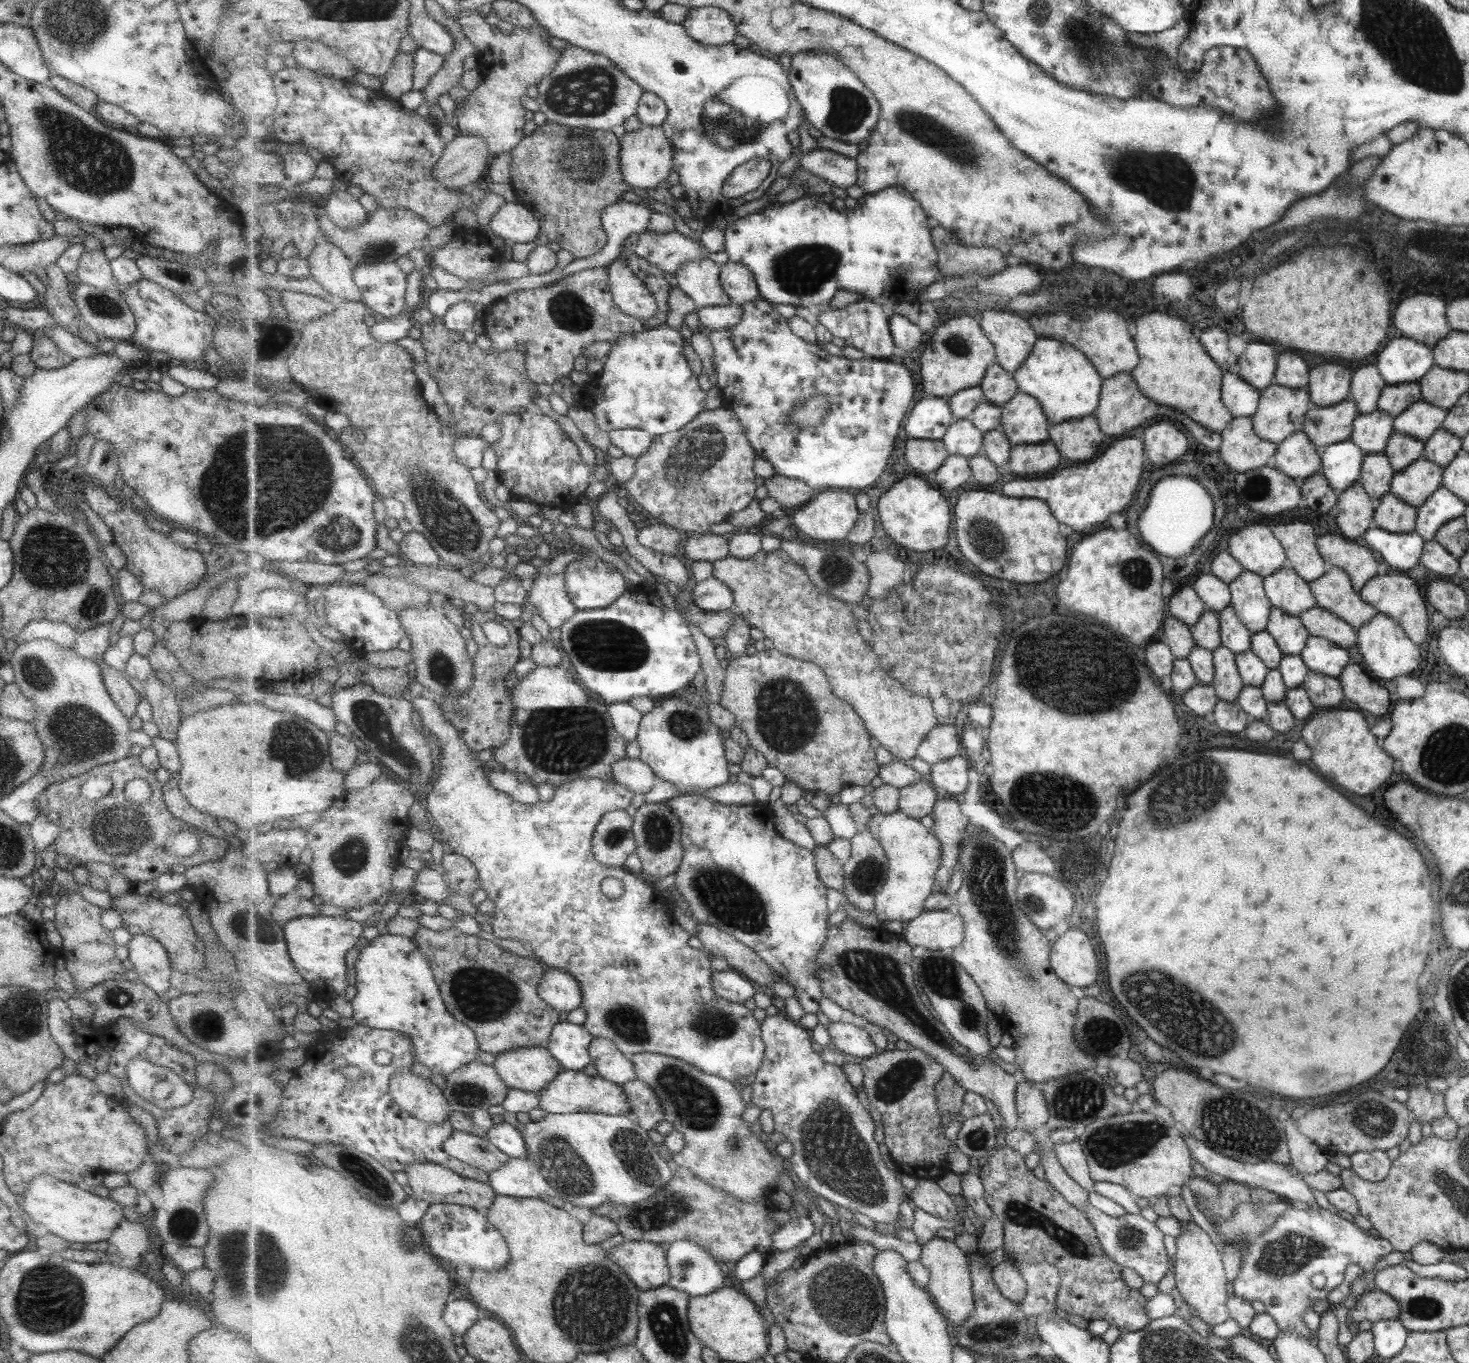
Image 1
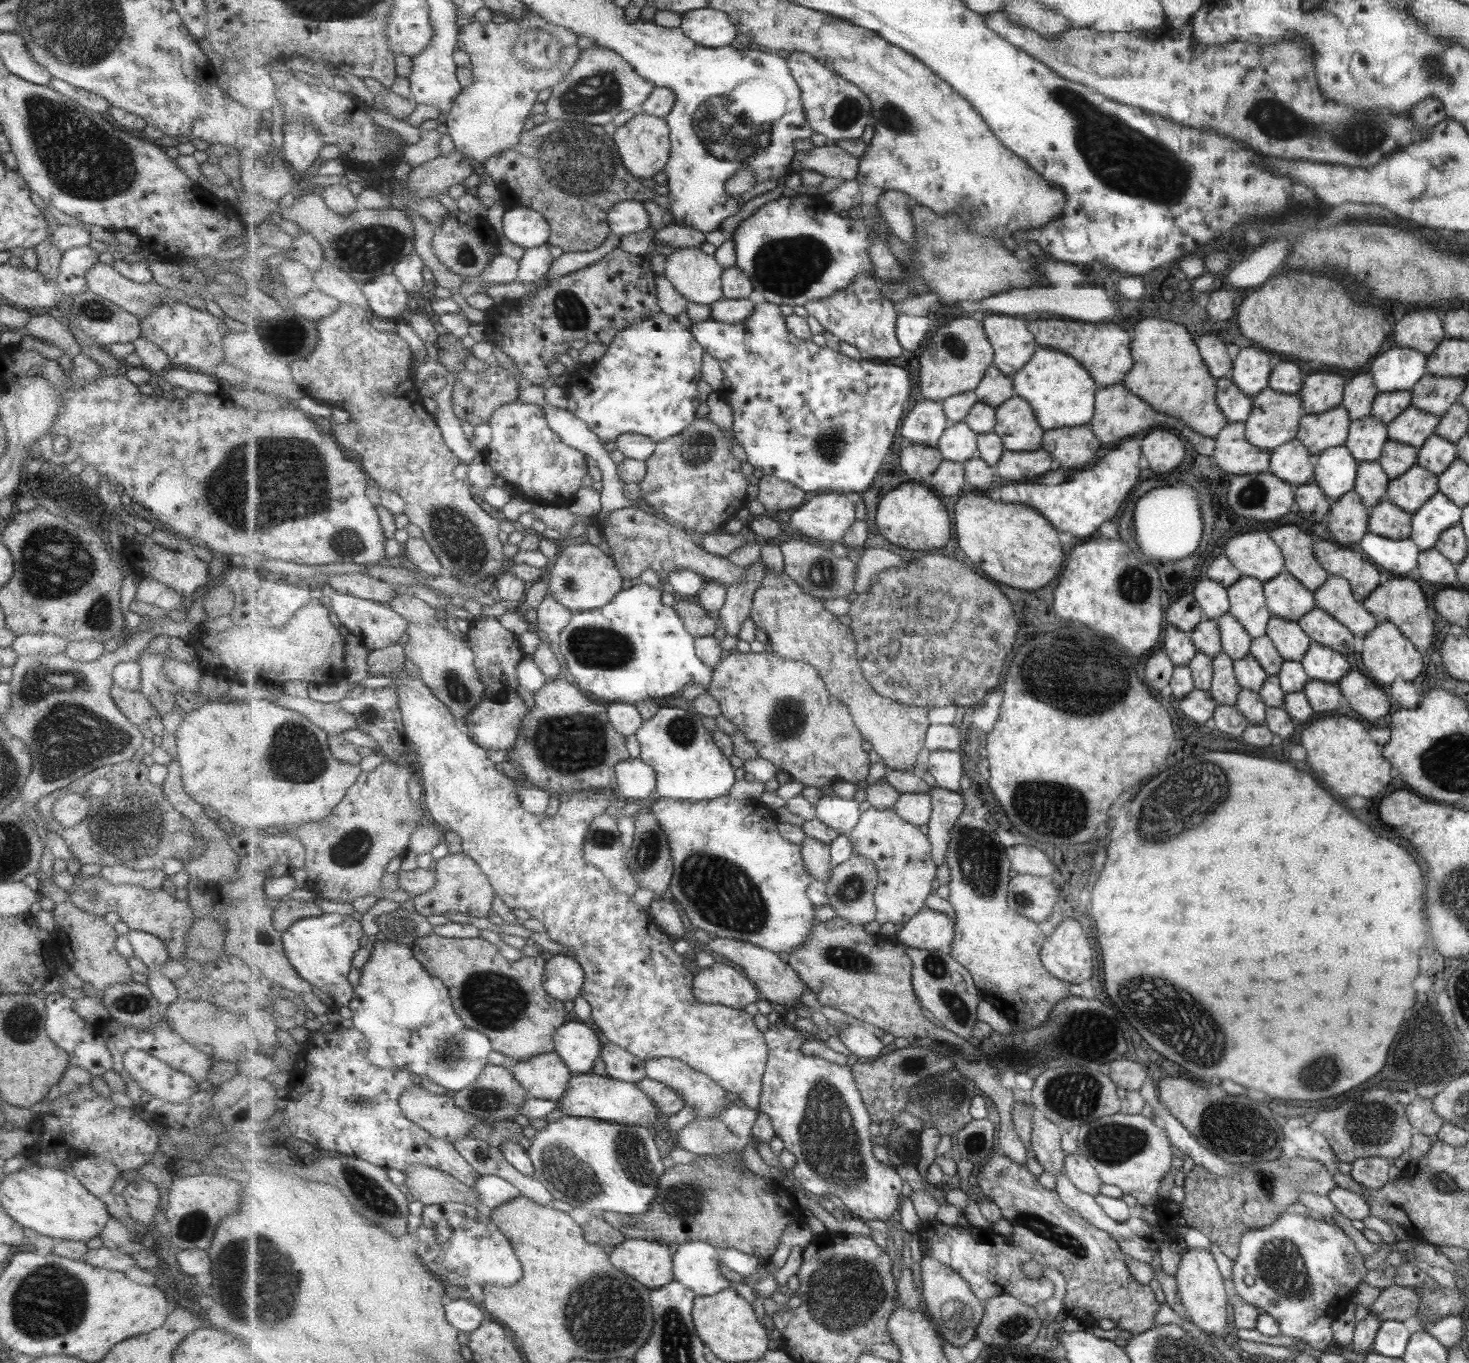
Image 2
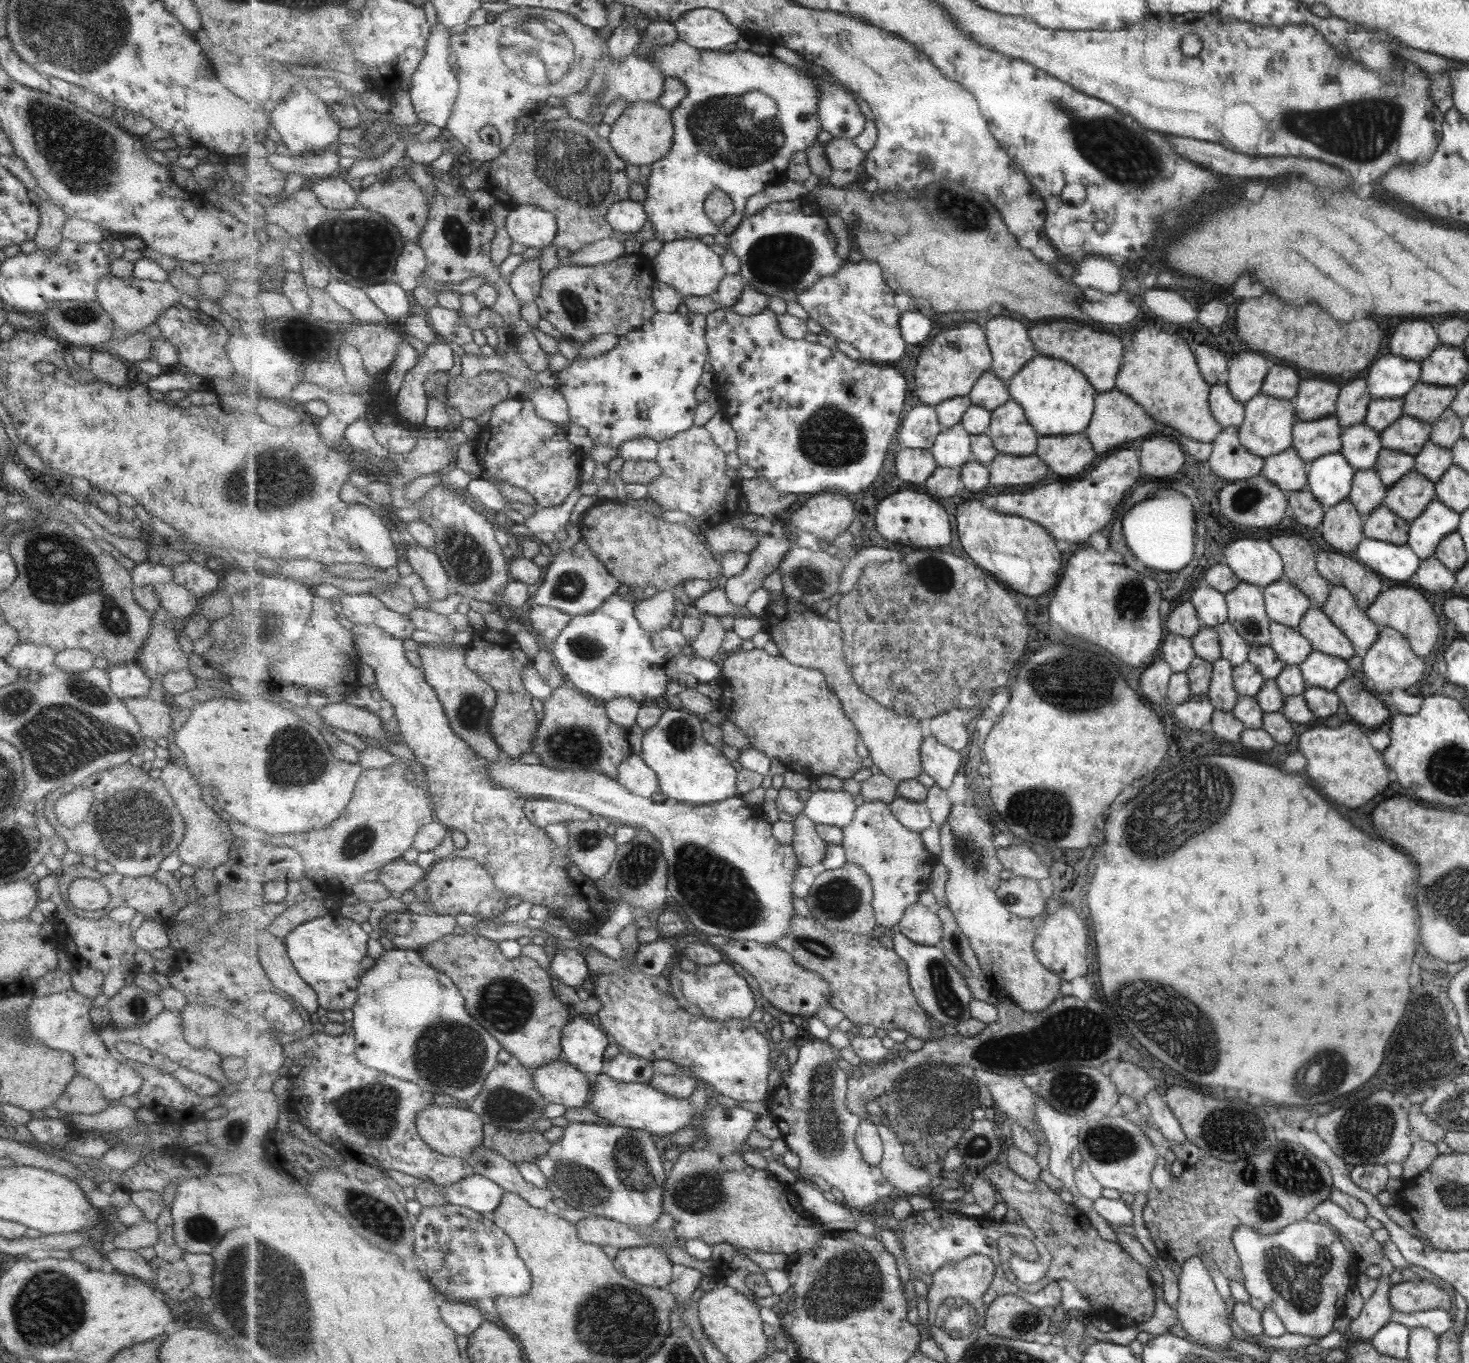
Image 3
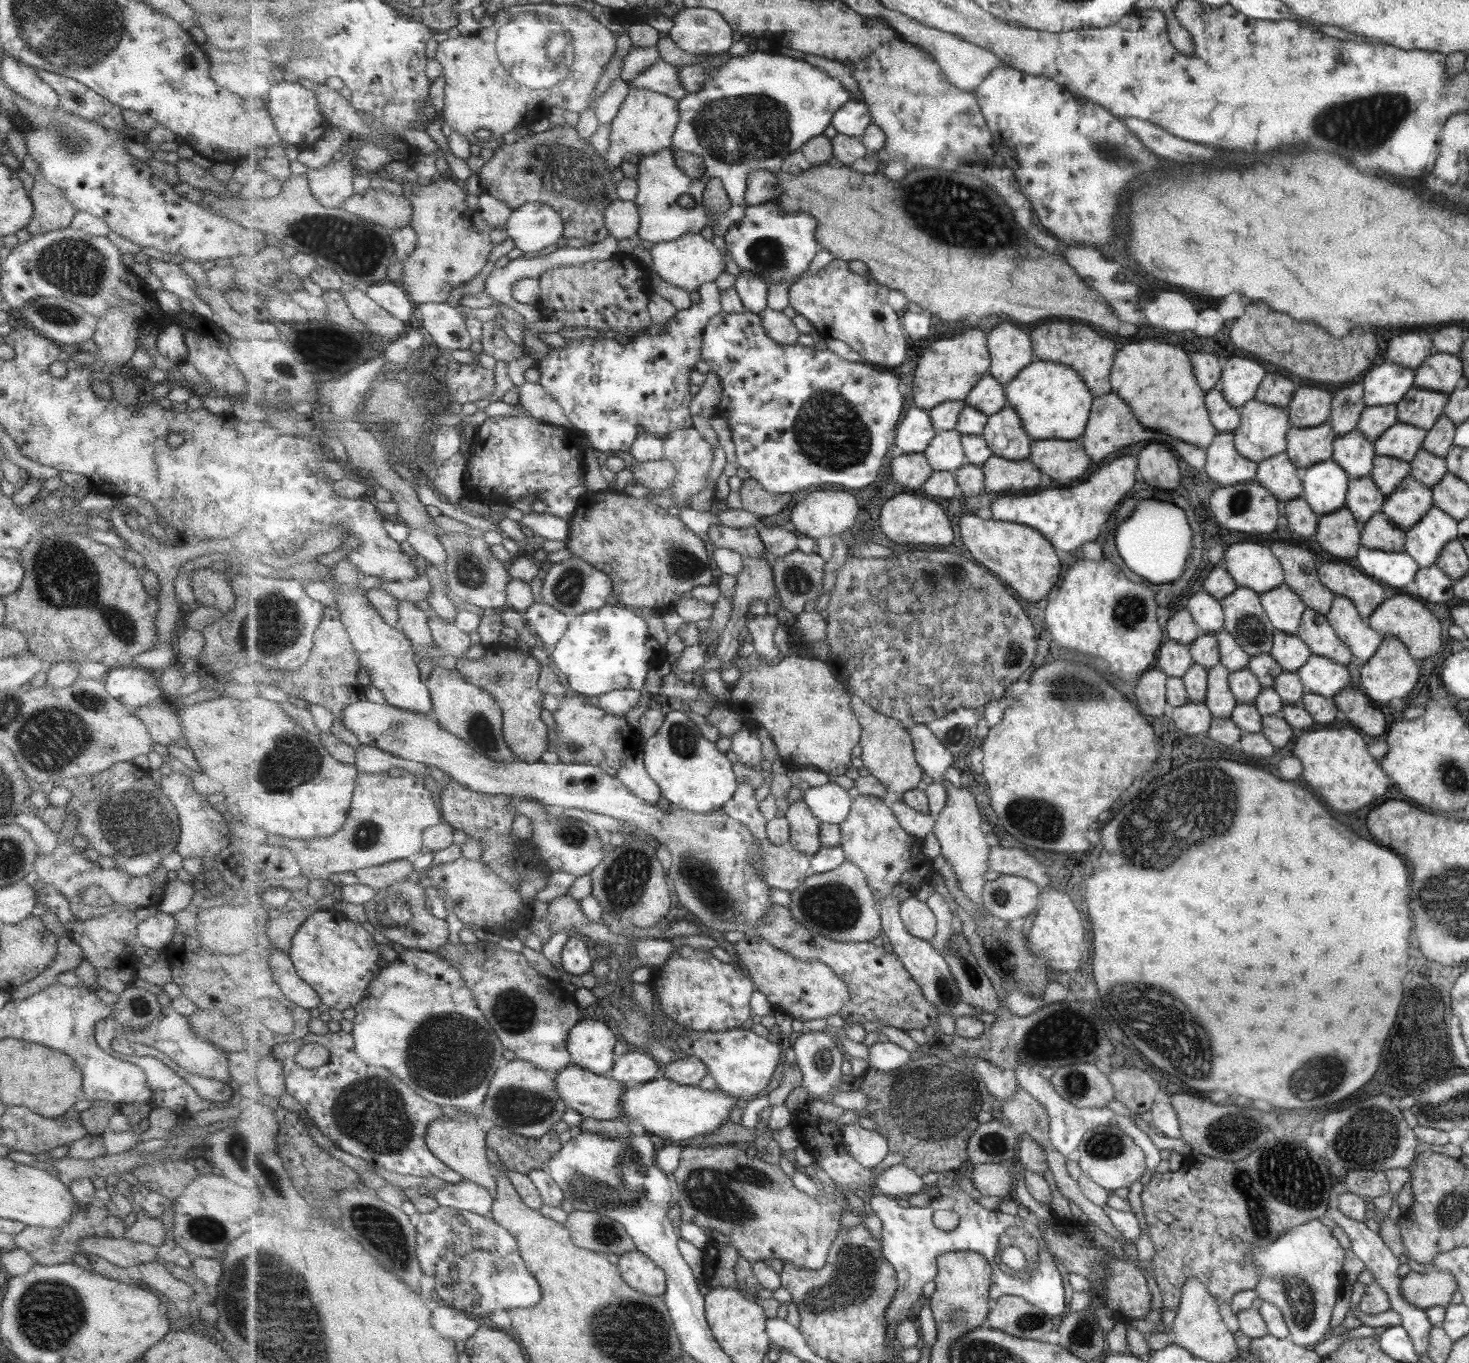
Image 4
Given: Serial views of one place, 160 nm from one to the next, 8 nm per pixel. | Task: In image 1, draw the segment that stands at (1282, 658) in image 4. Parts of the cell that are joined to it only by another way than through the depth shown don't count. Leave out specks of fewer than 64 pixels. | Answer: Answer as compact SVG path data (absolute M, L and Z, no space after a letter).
M1271 608L1269 620L1264 630L1270 634L1283 655L1298 655L1306 646L1309 632L1301 619L1287 614L1280 608Z

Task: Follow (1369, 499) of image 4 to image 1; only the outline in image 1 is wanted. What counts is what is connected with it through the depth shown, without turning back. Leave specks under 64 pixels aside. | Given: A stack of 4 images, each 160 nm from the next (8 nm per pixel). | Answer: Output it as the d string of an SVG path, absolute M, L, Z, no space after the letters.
M1382 452L1368 454L1362 457L1361 476L1358 480L1363 490L1371 495L1371 498L1378 500L1382 494L1390 492L1390 482L1394 473L1389 459Z

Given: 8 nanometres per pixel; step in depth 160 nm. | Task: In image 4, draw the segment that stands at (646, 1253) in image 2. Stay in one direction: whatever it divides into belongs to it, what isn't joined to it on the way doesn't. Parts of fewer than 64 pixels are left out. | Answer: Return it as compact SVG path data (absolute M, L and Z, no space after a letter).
M639 1250L627 1252L620 1256L617 1265L623 1280L635 1289L653 1296L661 1296L667 1292L666 1271L643 1252Z

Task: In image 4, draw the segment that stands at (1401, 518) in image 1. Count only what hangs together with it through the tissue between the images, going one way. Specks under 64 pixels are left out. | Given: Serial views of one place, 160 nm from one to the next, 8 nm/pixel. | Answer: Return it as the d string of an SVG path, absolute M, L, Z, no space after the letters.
M1380 510L1370 521L1365 522L1362 530L1361 546L1375 550L1403 552L1406 533L1396 524L1390 522Z

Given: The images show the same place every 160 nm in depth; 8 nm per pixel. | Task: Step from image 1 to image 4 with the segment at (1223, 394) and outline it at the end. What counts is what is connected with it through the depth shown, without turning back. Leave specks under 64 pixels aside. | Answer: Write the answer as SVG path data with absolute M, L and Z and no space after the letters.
M1209 389L1204 394L1204 405L1208 410L1210 423L1219 433L1229 433L1234 431L1240 423L1238 409L1232 407L1216 389Z

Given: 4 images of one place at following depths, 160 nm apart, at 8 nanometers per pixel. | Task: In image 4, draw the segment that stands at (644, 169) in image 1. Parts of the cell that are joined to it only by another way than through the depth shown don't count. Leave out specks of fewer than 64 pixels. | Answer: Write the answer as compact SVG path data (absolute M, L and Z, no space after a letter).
M631 88L629 96L611 124L610 144L605 156L610 170L621 166L623 160L630 154L643 158L668 153L673 144L679 121L679 101L646 88L643 90Z

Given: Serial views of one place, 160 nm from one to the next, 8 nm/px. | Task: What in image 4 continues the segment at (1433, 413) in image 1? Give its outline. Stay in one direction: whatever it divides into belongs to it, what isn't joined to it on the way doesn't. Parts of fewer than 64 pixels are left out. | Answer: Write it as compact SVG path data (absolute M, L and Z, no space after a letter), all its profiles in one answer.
M1397 421L1374 440L1374 451L1377 456L1393 457L1409 463L1422 448L1425 436L1426 430Z

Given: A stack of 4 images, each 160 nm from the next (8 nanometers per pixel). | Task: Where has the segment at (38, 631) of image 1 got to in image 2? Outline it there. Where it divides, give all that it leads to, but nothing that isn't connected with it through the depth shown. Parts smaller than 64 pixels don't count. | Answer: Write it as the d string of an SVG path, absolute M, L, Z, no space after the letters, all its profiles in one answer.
M23 633L14 638L11 648L19 655L63 653L68 645L66 638L51 633Z

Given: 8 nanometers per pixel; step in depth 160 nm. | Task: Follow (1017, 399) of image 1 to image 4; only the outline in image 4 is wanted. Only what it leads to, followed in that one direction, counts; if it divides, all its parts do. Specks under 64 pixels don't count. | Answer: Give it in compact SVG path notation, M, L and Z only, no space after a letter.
M1007 406L991 415L983 436L995 455L1020 461L1032 455L1032 441L1022 418L1013 407Z

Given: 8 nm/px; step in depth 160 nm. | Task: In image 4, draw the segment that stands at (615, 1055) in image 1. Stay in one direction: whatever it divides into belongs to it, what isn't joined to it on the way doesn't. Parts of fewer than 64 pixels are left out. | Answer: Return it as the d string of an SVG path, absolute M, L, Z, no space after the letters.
M641 1050L617 1057L612 1070L612 1078L622 1084L648 1083L655 1080L659 1072L657 1060Z

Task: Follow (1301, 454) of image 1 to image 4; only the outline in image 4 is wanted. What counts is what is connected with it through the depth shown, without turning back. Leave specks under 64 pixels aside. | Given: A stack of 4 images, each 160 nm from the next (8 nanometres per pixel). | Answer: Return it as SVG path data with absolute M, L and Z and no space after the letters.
M1285 452L1259 461L1257 476L1253 481L1266 487L1279 502L1295 500L1302 487L1302 480L1297 478L1295 465L1287 458Z

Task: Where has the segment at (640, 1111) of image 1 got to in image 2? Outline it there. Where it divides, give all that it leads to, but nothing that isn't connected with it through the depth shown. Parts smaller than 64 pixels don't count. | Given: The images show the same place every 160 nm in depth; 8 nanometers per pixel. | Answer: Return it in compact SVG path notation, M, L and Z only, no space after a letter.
M647 1077L640 1080L636 1085L654 1099L655 1106L658 1106L658 1114L666 1120L674 1117L686 1106L684 1098L662 1082Z

